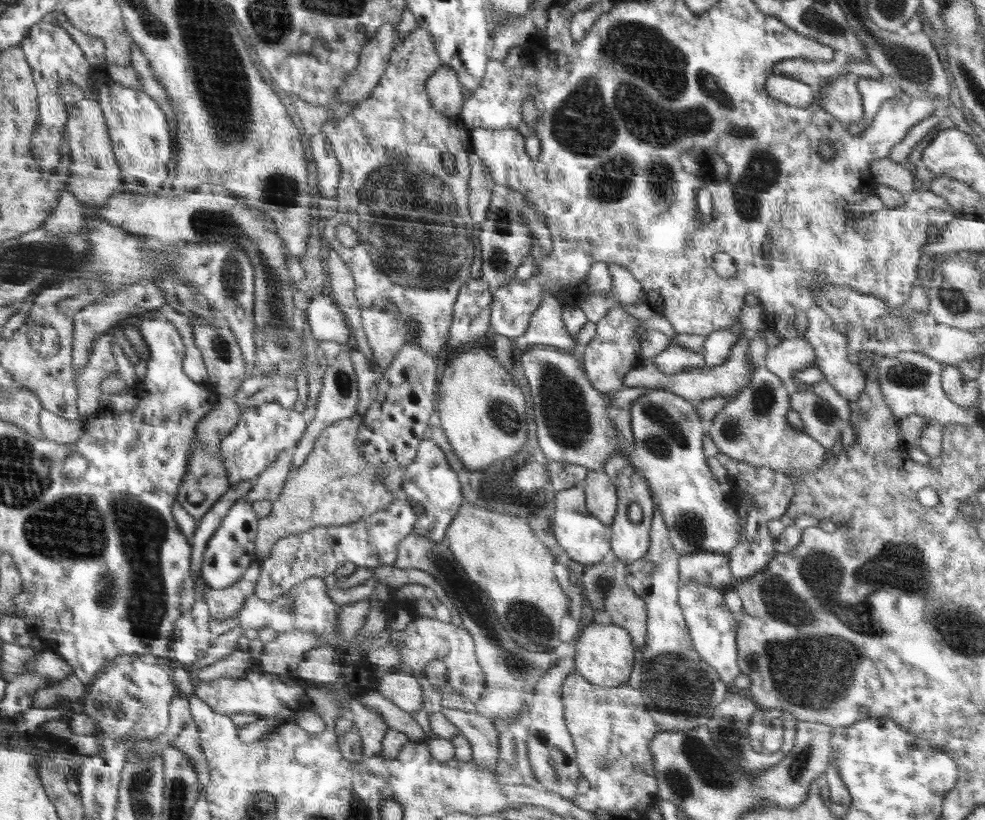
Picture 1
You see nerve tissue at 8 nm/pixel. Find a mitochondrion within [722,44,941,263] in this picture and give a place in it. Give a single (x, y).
(763, 171)

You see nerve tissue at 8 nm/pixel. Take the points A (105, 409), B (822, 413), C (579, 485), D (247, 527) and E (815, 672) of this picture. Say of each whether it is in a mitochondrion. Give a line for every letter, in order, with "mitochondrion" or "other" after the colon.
A: other
B: mitochondrion
C: other
D: other
E: mitochondrion

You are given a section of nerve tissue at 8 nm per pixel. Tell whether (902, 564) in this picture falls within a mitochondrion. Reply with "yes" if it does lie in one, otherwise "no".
yes

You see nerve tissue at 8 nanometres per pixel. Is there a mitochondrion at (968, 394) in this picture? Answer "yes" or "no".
no

